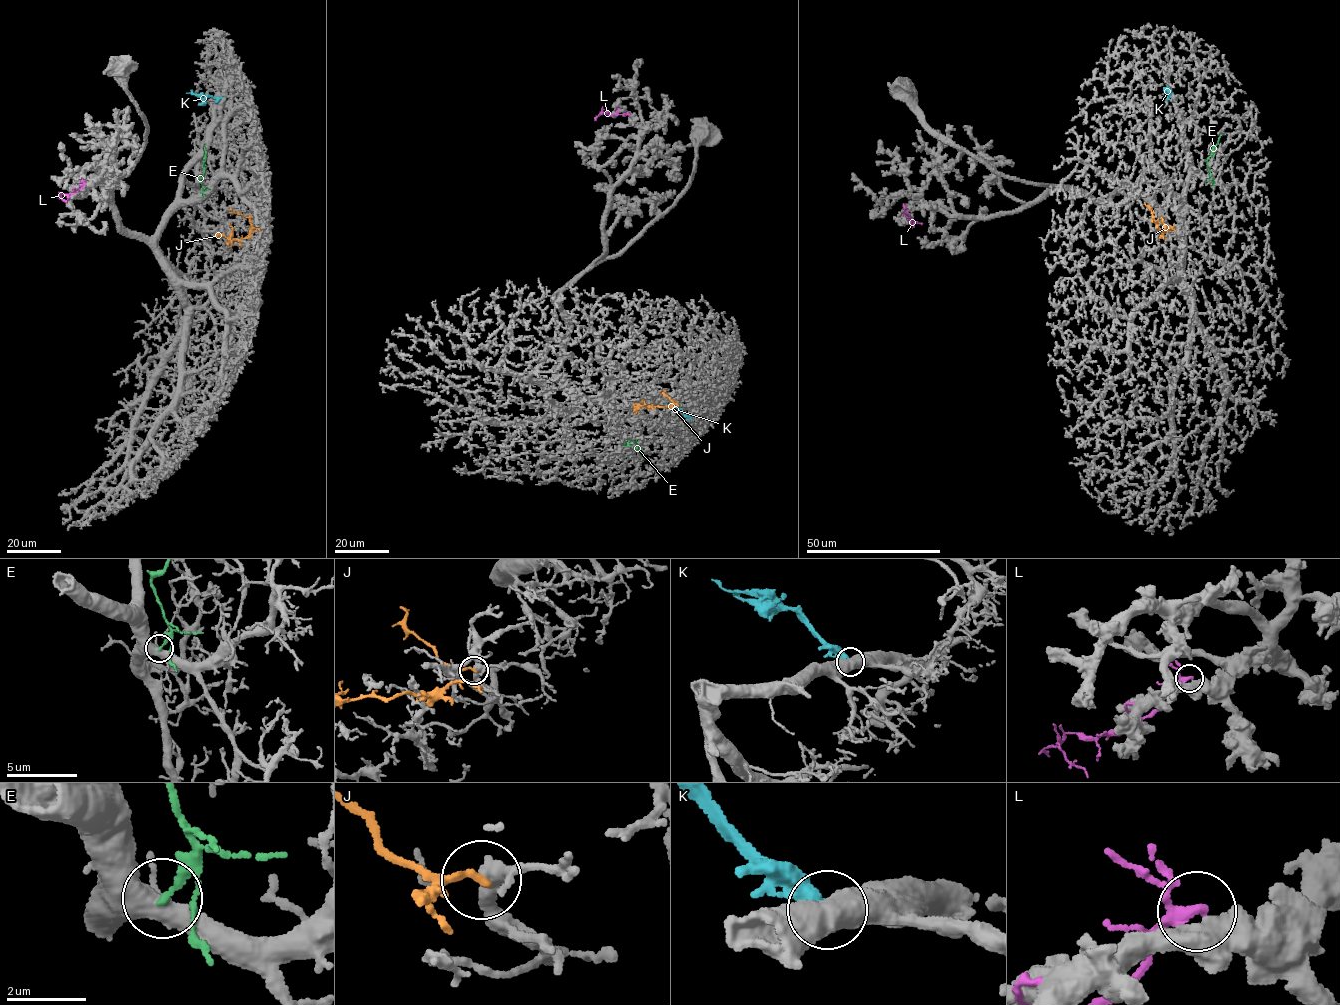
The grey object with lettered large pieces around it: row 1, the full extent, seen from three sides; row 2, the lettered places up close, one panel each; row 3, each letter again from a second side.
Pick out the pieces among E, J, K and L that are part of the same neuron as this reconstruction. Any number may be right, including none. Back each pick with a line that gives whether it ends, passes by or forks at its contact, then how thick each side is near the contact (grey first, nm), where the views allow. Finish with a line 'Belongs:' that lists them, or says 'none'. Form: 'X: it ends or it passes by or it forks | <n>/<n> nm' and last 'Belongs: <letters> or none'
Belongs: none

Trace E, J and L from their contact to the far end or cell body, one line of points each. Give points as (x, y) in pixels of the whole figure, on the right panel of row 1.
E: (1213, 183), (1206, 161), (1221, 135)
J: (1150, 208), (1159, 228), (1164, 232), (1173, 226)
L: (904, 208), (912, 220), (911, 228)

